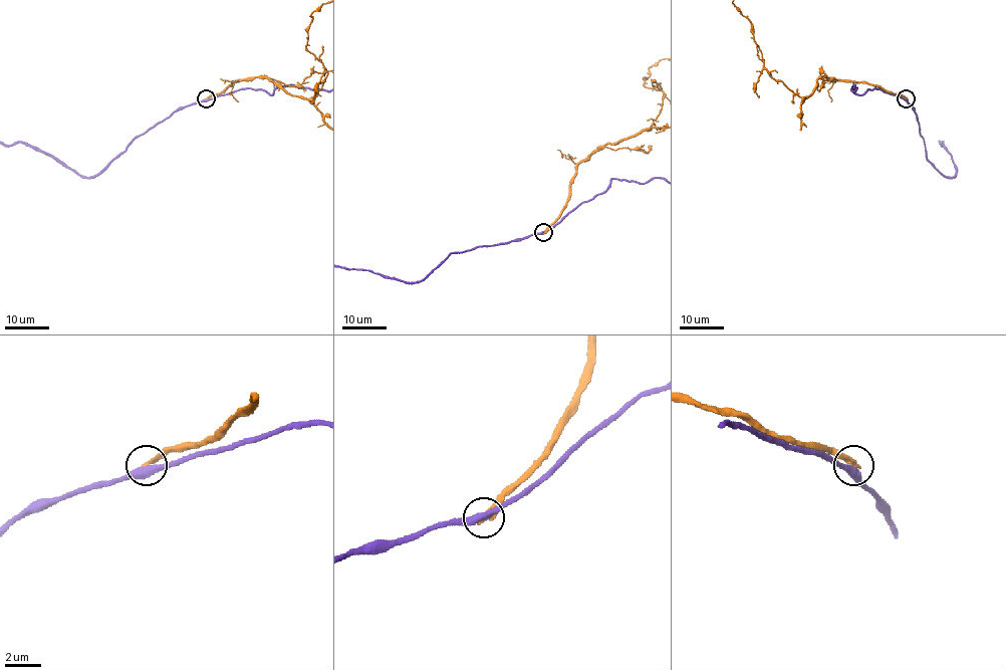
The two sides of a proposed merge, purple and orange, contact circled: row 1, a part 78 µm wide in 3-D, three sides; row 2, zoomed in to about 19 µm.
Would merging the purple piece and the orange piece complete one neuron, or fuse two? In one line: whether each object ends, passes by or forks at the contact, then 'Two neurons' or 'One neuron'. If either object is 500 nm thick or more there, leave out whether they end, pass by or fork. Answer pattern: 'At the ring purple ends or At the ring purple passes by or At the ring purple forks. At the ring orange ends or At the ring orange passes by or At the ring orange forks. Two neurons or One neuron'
At the ring purple passes by. At the ring orange ends. Two neurons

